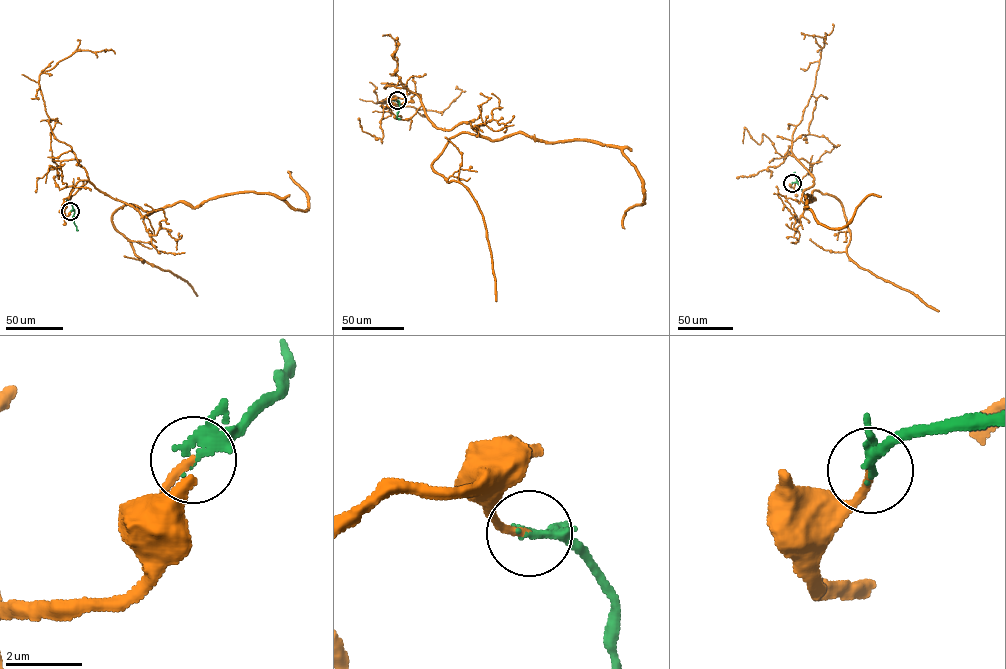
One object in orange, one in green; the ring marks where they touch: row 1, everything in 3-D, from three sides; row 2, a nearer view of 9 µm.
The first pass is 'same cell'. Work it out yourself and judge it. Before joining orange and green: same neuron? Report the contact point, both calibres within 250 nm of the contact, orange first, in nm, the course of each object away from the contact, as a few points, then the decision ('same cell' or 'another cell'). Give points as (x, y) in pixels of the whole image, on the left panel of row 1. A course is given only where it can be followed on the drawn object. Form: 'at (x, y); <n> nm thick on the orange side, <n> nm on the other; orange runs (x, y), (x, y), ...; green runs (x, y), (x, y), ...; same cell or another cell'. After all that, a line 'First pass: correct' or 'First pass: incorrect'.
at (70, 211); 200 nm thick on the orange side, 280 nm on the other; orange runs (70, 211), (64, 216), (66, 202), (88, 181), (142, 216), (255, 192), (305, 210), (291, 172); green runs (70, 211), (73, 208), (78, 230); same cell
First pass: correct

